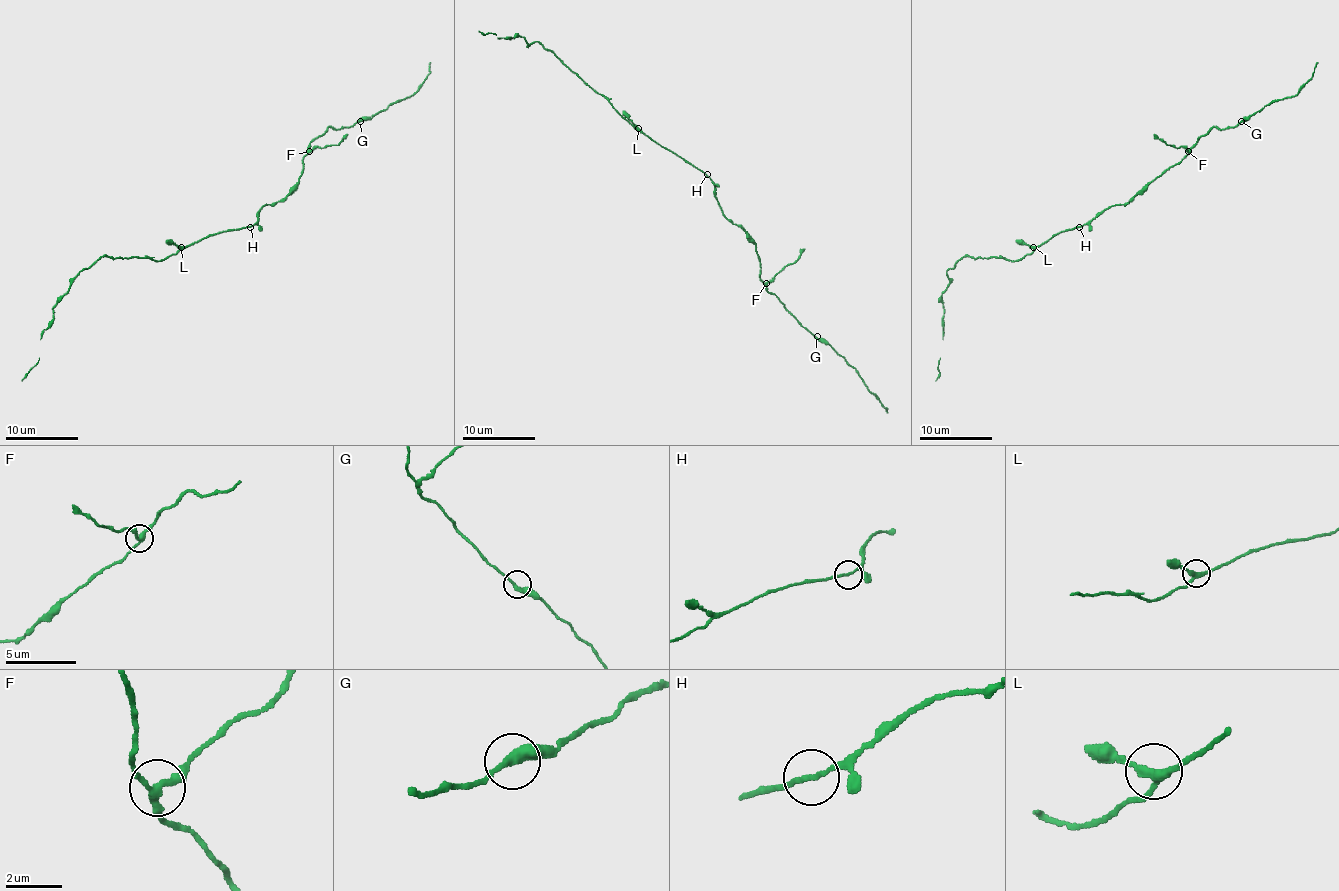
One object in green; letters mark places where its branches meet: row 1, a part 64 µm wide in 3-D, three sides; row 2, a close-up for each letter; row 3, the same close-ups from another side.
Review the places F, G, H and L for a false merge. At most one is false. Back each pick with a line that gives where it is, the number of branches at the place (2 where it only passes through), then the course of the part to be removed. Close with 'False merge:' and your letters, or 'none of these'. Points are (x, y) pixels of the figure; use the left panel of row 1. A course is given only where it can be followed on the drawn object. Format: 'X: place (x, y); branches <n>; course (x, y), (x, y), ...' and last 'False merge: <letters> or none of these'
F: place (309, 151); branches 3; course (309, 152), (318, 146), (338, 144), (347, 133)
False merge: F

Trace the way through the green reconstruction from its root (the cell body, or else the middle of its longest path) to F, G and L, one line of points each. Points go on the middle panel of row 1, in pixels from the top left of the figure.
F: (707, 176), (714, 187), (714, 198), (722, 212), (736, 223), (755, 245), (760, 262), (760, 278), (766, 284)
G: (707, 176), (714, 187), (714, 198), (722, 212), (736, 223), (755, 245), (764, 287), (817, 336)
L: (707, 176), (638, 128)

